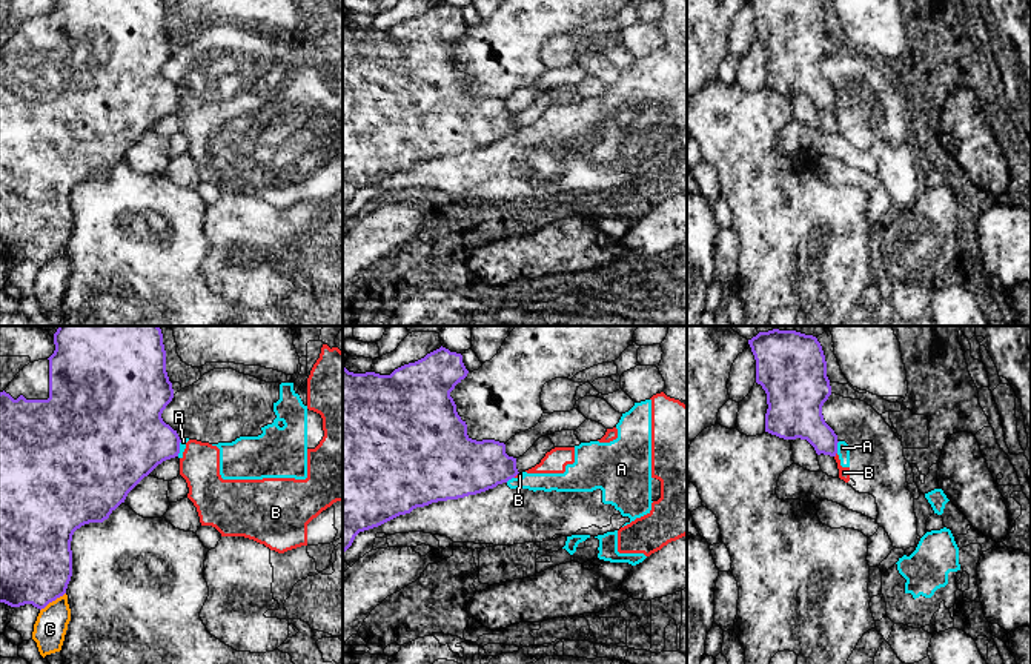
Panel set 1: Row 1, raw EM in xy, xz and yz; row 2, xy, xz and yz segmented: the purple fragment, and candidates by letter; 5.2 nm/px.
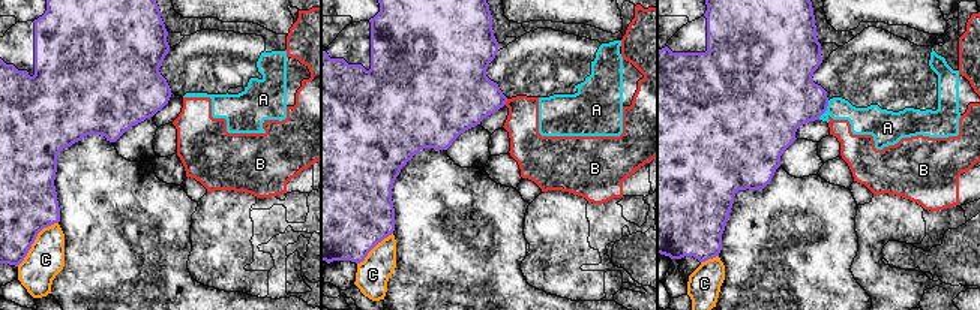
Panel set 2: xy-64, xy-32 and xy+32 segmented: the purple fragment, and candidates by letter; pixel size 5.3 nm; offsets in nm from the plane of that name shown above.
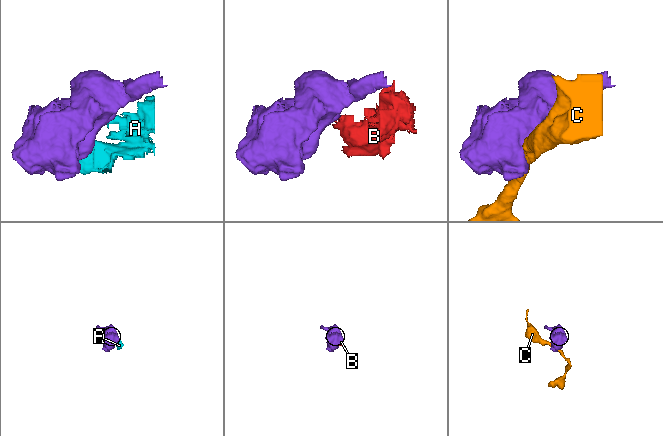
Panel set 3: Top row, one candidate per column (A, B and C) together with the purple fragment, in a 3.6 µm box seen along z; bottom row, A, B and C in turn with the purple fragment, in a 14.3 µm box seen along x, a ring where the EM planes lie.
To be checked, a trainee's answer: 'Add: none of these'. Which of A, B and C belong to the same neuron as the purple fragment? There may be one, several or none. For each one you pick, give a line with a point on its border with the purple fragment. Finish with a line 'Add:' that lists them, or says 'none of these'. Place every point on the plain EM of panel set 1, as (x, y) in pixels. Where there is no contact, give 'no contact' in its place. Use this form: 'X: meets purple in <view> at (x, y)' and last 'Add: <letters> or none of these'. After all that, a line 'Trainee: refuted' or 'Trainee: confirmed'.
Add: none of these
Trainee: confirmed

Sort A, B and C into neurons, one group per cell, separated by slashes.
A B / C

